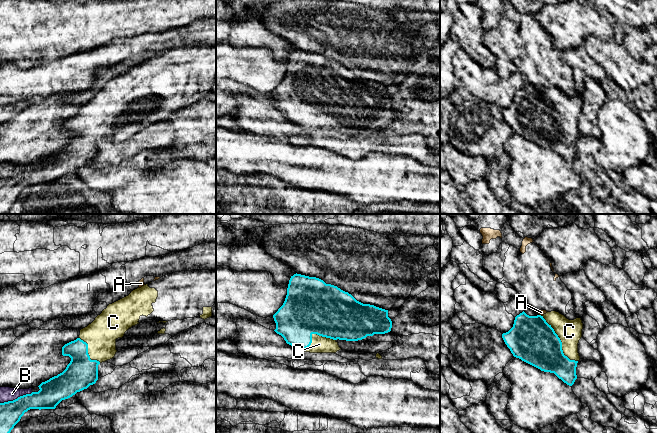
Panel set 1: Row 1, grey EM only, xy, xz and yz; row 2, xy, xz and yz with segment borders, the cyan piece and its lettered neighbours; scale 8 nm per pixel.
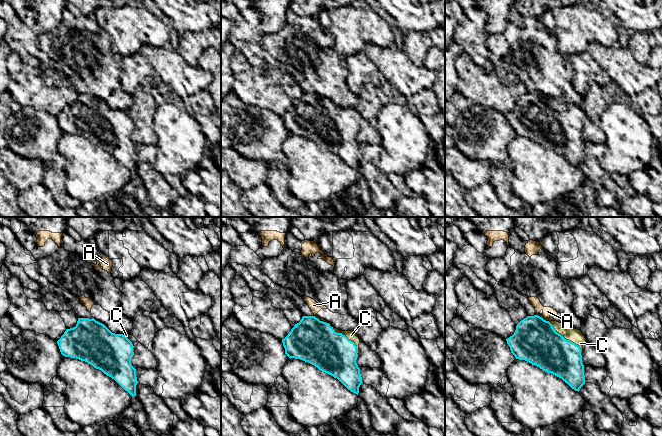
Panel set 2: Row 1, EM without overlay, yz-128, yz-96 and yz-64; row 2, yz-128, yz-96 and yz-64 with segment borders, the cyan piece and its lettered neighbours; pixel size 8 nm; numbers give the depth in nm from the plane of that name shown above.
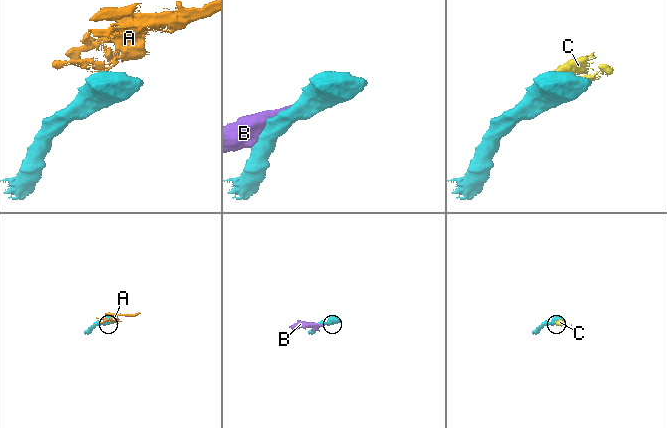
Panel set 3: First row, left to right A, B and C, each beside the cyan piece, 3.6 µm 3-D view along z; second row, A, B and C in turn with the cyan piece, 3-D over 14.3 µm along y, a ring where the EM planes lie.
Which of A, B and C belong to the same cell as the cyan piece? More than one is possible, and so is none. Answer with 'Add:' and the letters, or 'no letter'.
Add: C

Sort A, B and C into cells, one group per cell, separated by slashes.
A / B / C

